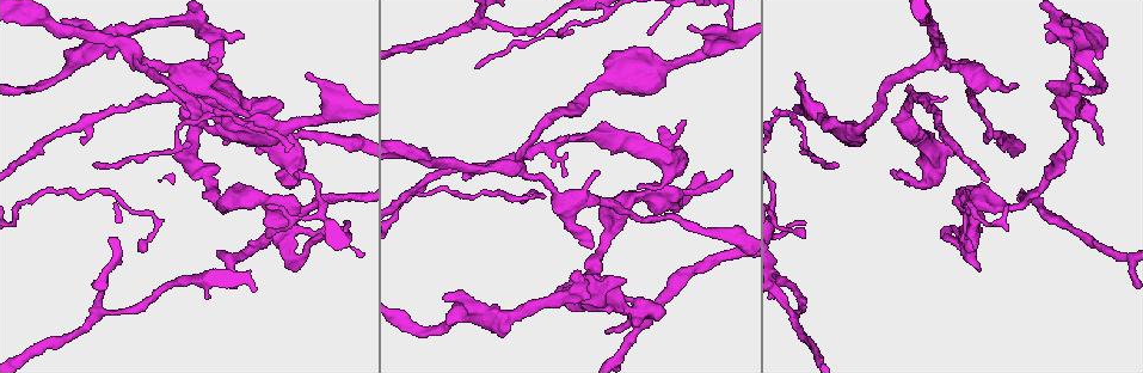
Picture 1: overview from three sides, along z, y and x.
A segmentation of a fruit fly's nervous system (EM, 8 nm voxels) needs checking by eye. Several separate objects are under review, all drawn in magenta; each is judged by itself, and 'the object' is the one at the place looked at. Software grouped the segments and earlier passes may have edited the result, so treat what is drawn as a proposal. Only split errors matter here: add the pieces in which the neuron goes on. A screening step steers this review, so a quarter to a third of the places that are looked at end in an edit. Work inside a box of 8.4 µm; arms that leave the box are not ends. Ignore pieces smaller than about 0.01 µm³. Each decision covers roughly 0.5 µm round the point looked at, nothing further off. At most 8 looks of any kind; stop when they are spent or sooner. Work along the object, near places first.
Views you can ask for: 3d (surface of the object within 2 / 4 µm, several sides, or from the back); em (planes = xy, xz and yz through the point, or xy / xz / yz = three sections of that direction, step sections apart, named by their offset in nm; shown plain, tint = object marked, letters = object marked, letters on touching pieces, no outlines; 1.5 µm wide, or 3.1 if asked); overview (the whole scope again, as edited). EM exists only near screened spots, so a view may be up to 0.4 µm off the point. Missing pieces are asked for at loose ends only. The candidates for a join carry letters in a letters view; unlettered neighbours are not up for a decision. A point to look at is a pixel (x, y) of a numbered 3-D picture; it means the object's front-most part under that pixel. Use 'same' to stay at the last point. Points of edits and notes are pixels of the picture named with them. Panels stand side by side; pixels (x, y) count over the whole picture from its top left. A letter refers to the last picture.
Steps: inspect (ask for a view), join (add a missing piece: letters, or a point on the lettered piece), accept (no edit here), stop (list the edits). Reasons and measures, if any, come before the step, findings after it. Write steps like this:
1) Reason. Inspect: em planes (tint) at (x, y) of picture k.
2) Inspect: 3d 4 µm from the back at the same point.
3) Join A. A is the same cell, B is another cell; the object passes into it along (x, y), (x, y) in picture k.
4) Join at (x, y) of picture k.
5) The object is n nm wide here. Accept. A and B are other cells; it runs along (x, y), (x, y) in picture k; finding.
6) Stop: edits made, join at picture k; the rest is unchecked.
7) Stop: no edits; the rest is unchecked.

Tapers out. Inspect: em planes (letters) at (226, 141) of picture 1.

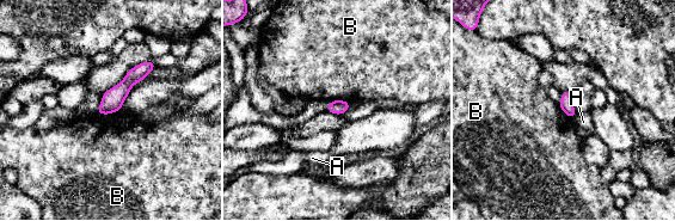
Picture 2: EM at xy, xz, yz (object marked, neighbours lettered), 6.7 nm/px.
Accept. A and B are other cells; it runs along (149, 63), (100, 111) in picture 2; no lettered piece goes on from it.

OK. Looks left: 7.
Free end. Inspect: em planes (letters) at (942, 234) of picture 1.

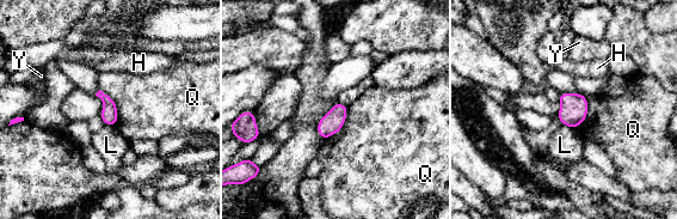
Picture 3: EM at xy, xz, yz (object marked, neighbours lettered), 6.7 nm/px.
The longest contact is with Q, 280 nm. Accept. H, L, Q and Y are other cells; a border runs along (99, 89), (116, 105), (116, 125) in picture 3; none of them fits.

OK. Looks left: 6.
Free end. Inspect: em planes (plain) at (802, 221) of picture 1.

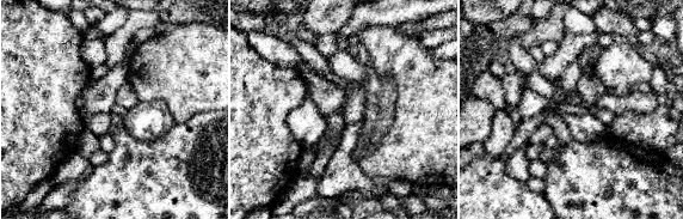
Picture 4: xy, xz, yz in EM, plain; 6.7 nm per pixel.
See the neighbours. Inspect: em planes (letters) at the same point.

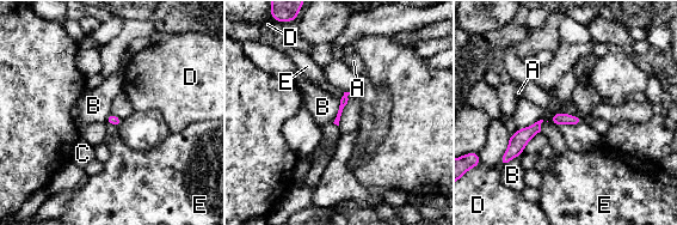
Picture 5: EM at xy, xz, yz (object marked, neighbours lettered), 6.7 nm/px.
Accept. A, B, C, D and E are other cells; a border runs along (340, 99), (337, 116), (332, 122) in picture 5; no lettered piece goes on from it.

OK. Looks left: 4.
Stop: no edits; the rest is unchecked.

